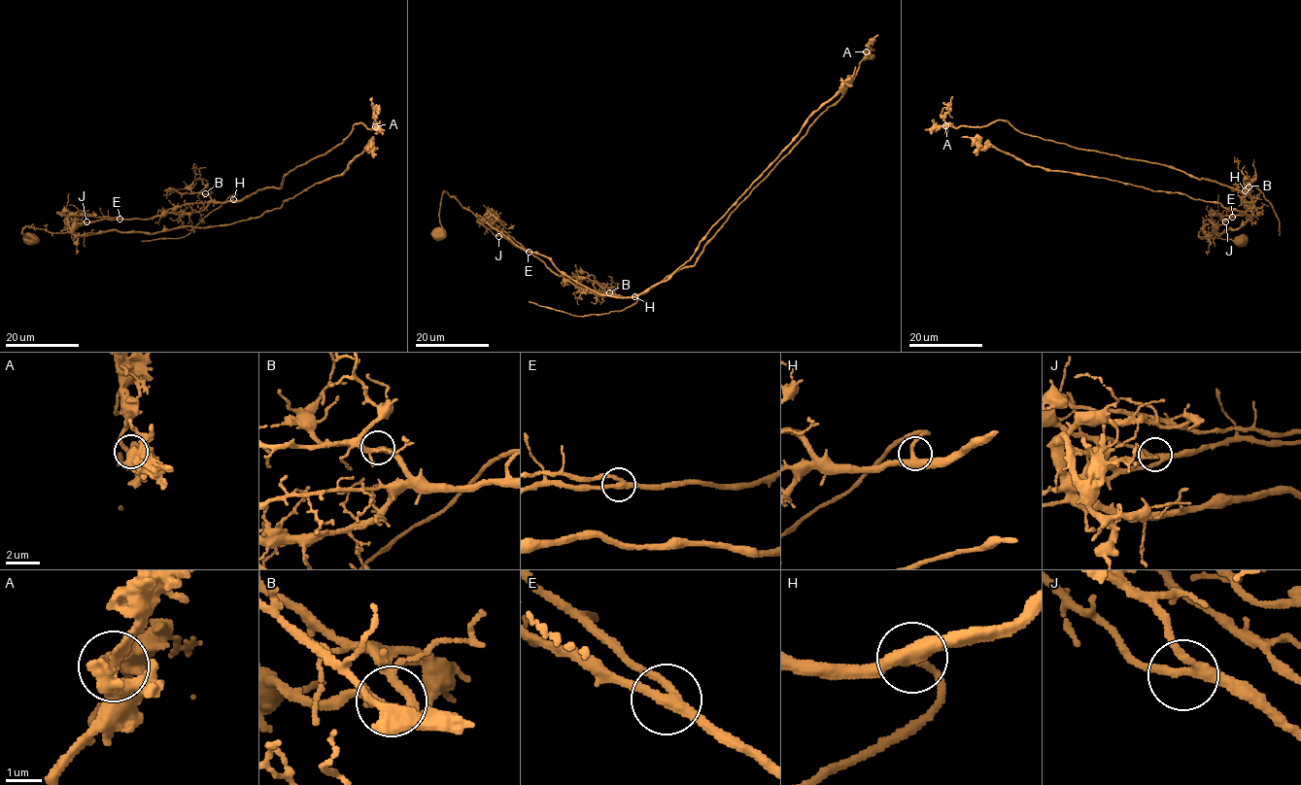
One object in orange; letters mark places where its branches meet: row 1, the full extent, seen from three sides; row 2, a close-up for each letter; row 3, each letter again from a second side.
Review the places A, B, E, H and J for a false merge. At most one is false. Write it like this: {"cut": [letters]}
{"cut": ["E"]}

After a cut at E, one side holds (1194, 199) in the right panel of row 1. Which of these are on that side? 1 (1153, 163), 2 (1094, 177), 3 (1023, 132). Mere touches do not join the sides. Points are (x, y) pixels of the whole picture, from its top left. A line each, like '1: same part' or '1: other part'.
1: other part
2: same part
3: other part

